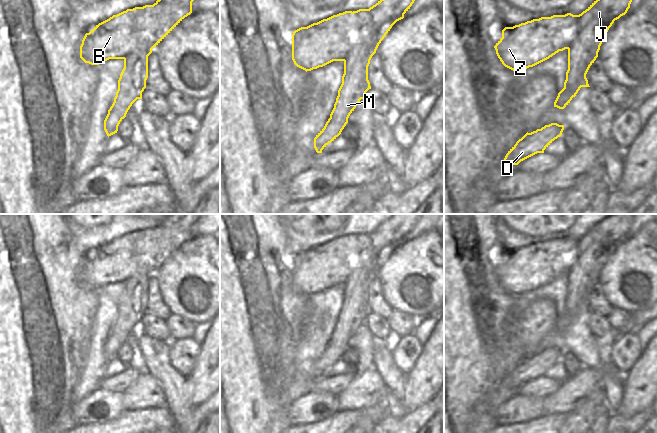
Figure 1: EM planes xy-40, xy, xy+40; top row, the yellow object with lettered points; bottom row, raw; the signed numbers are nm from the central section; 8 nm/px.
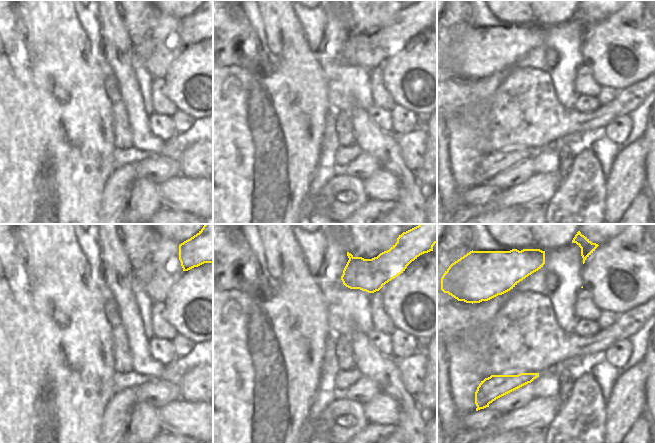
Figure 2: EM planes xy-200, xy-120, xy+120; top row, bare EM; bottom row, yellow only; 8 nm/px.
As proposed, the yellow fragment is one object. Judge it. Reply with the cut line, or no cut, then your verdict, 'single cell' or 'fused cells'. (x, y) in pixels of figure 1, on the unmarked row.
cut in xy-40 along (173, 231), (158, 250), (139, 250), (137, 240), (126, 234); fused cells

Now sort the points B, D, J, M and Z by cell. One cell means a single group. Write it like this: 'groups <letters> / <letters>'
groups B Z / D J M

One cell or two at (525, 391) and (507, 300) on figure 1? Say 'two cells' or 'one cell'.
two cells

